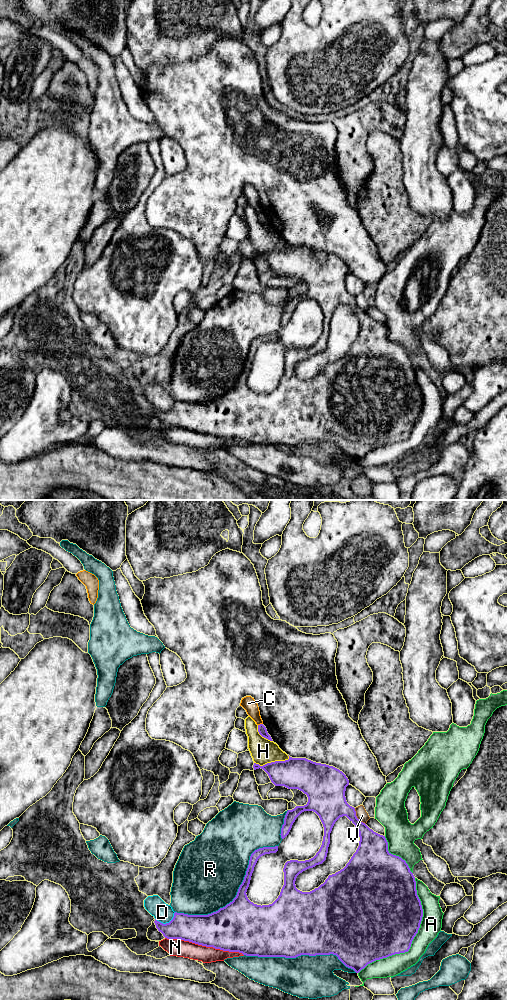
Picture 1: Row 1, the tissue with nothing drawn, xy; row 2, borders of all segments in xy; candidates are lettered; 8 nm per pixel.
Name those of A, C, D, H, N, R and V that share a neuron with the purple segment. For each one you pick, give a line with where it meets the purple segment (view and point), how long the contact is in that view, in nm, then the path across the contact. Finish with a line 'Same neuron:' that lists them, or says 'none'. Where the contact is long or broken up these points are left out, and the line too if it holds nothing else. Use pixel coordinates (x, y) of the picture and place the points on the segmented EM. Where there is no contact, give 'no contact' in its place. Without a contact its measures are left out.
Same neuron: none

